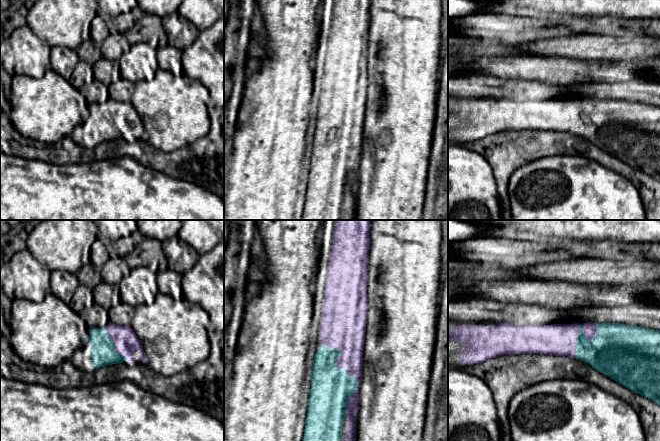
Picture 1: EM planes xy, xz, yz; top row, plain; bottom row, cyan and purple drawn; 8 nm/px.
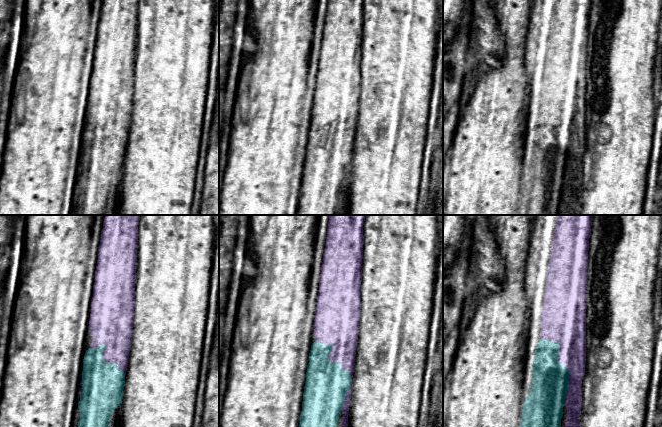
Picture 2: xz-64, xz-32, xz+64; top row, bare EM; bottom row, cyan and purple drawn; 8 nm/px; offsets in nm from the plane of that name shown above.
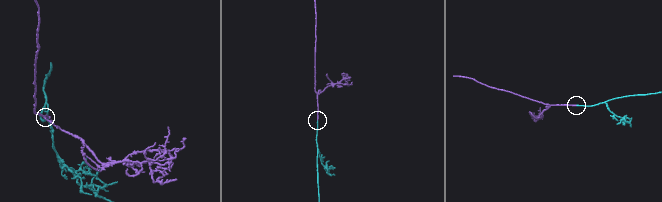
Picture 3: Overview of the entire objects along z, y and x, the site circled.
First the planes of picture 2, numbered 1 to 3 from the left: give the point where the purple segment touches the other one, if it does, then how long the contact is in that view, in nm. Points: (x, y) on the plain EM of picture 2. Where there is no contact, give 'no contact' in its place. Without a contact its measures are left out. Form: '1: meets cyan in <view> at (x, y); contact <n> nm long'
1: meets cyan in xz-64 at (102, 132); contact 360 nm long
2: meets cyan in xz-32 at (328, 136); contact 440 nm long
3: meets cyan in xz+64 at (563, 141); contact 550 nm long

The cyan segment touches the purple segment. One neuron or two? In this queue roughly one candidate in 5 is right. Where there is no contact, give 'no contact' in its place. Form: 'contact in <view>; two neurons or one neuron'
contact in xz; one neuron

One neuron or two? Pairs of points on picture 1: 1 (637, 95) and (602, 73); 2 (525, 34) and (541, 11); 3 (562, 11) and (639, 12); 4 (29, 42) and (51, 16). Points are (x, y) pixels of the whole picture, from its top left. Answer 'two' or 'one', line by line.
1: two
2: two
3: one
4: two

